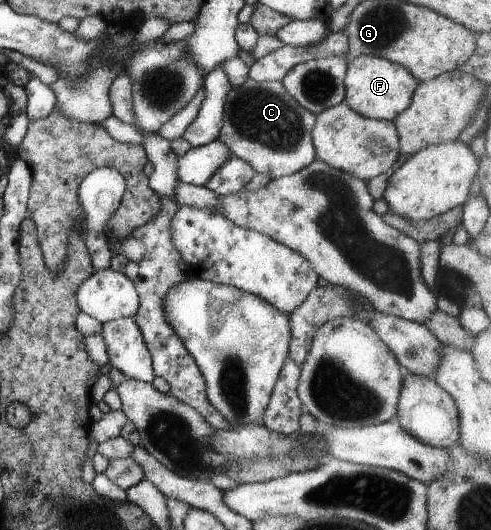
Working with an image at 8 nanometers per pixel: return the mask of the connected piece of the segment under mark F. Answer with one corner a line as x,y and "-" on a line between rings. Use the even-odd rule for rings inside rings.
357,56
347,62
344,74
344,102
357,114
375,120
392,121
411,102
418,81
395,62
377,56

